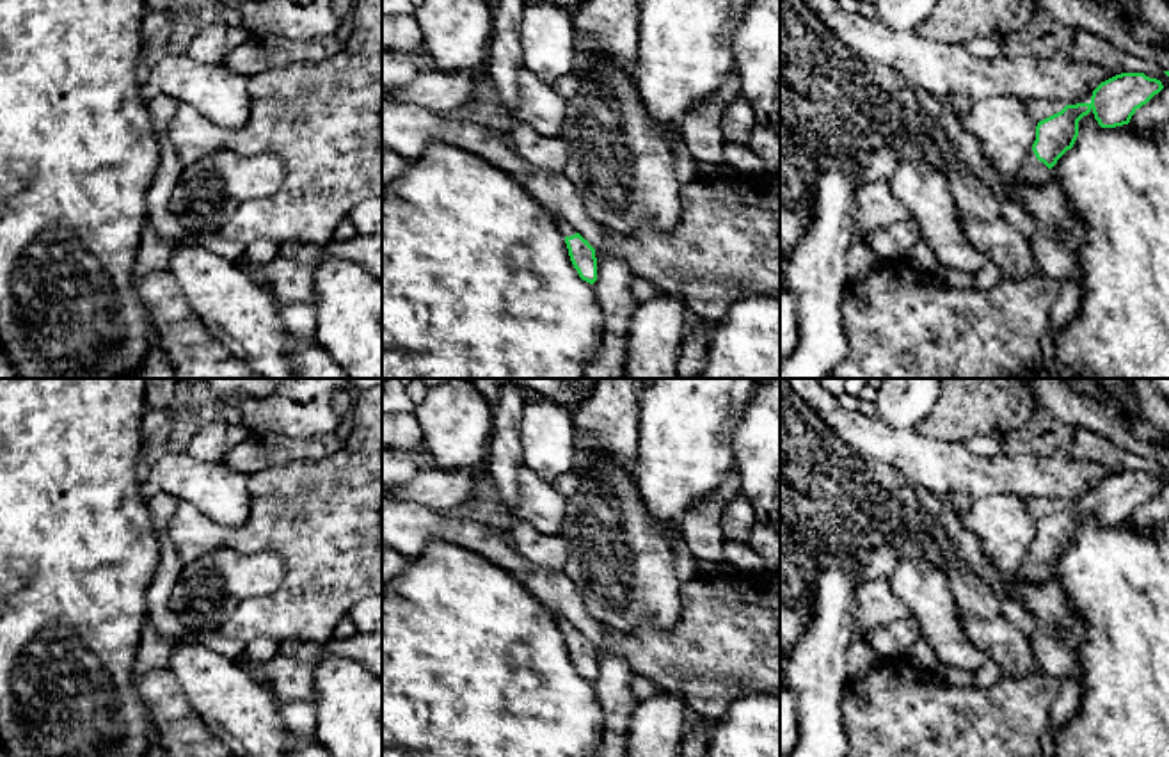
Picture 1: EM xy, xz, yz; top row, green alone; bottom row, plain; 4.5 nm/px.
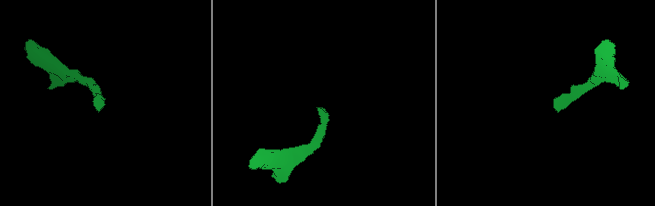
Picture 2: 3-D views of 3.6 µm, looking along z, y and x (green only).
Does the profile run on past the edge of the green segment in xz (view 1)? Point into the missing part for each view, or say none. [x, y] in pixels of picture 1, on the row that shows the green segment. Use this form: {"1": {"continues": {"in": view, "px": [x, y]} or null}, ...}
{"1": {"continues": {"in": "xz", "px": [565, 228]}}}

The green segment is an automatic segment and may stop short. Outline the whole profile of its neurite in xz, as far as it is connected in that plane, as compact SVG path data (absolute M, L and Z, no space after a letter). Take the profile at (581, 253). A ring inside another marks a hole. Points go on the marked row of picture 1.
M554 217L554 222L560 235L565 238L570 261L577 270L579 277L593 284L597 281L595 249L563 217Z

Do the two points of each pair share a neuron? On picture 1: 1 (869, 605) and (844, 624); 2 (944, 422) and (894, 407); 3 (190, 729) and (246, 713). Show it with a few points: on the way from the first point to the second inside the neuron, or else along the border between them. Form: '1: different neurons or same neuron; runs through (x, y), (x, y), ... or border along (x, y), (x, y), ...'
1: different neurons; border along (858, 585), (857, 628)
2: different neurons; border along (940, 397), (915, 429)
3: different neurons; border along (182, 690), (215, 738)

